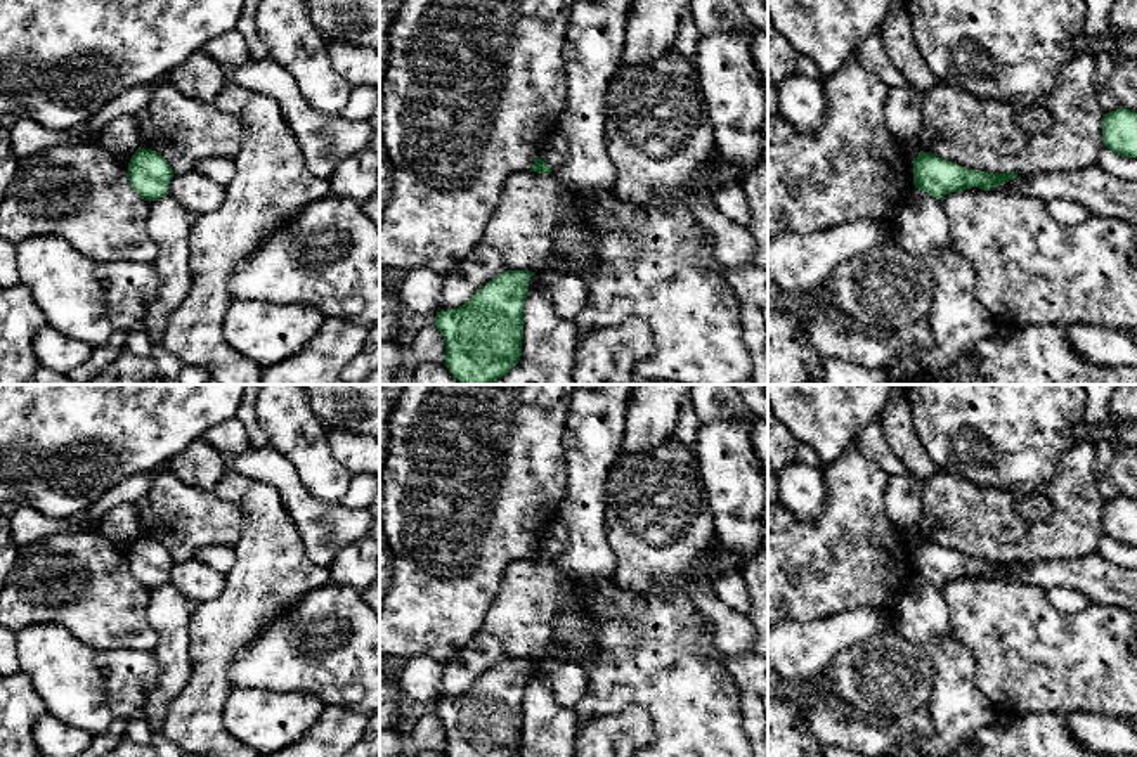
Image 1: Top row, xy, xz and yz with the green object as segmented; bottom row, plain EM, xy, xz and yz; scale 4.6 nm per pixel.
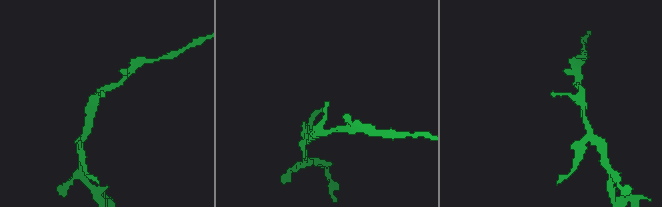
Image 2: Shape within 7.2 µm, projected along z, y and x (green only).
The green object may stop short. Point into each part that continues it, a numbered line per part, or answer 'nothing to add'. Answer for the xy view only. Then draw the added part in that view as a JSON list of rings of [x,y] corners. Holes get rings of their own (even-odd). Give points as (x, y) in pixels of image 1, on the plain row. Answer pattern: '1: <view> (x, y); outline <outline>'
nothing to add

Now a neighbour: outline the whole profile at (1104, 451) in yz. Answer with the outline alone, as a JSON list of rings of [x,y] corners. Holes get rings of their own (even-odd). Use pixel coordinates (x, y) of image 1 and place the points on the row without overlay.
[[[1108,440],[1095,442],[1094,475],[1097,478],[1097,487],[1104,502],[1113,501],[1120,495],[1118,487],[1109,478],[1109,466],[1111,466],[1113,456],[1114,456],[1114,449]]]

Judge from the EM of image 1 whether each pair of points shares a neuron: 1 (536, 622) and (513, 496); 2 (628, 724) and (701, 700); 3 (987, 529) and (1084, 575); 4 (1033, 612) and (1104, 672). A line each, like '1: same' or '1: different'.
1: different
2: different
3: different
4: same

